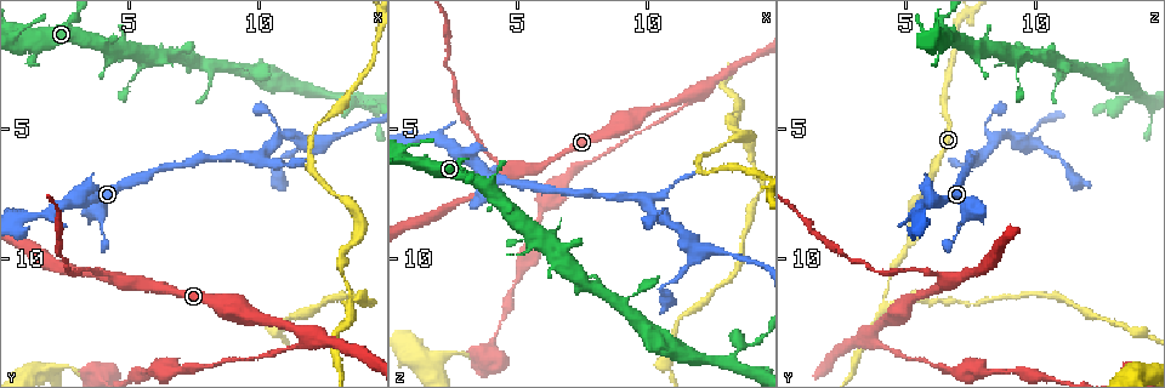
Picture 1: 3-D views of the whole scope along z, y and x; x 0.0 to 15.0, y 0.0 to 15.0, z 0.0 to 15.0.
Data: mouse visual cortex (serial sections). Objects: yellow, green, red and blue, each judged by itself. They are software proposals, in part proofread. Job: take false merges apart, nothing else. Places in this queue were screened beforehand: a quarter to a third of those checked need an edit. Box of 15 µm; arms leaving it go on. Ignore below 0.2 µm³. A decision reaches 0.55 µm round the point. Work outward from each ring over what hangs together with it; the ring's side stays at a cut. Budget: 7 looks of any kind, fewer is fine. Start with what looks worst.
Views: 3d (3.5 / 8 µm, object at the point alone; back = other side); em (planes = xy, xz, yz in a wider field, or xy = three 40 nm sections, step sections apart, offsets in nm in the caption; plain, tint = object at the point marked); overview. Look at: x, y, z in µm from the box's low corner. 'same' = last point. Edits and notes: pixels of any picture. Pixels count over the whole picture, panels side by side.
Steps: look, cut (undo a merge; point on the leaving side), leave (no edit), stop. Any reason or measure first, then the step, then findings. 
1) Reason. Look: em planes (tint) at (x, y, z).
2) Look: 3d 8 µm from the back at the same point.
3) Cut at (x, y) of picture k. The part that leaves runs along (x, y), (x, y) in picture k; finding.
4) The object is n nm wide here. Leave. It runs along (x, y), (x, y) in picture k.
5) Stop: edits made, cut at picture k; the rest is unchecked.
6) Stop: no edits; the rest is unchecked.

Narrows sharply. Look: 3d 3.5 µm at (13.5, 11.9, 4.2).

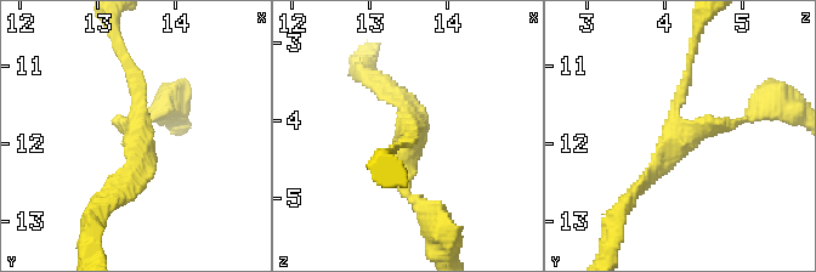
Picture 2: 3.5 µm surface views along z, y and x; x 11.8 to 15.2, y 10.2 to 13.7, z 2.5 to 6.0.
3 arms meet here; the arms are 150, 150, 200 nm wide; need the tissue. Look: em planes (tint) at (13.50, 11.80, 4.20).

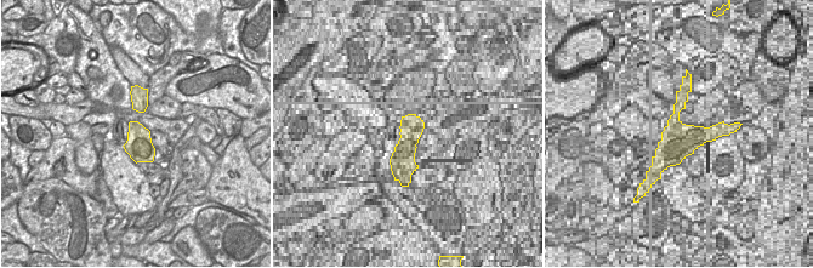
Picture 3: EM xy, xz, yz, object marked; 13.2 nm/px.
Leave. All the same cell.

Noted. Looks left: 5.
Calibre changes. Look: 3d 3.5 µm at (4.6, 10.8, 6.8).

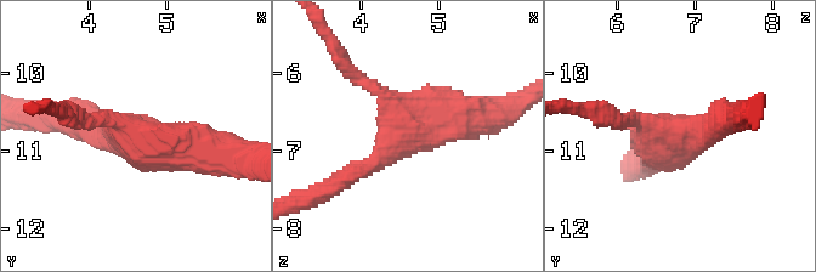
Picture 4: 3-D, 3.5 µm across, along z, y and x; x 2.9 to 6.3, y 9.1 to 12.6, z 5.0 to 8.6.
3 arms meet here; the arms are 200, 250, 450 nm wide; now the EM. Look: em xy step 2 (tint) at (4.55, 10.80, 6.80).

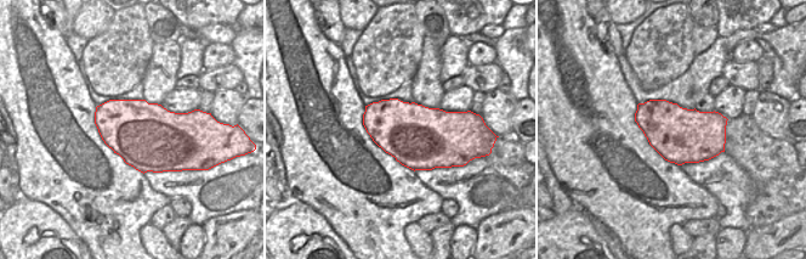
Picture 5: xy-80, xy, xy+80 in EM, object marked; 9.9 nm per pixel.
Leave. It runs along (499, 109), (418, 118), (358, 171) in picture 4; all the same cell.

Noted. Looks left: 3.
Side arm on a straight run. Look: 3d 8 µm at (11.7, 13.1, 3.8).

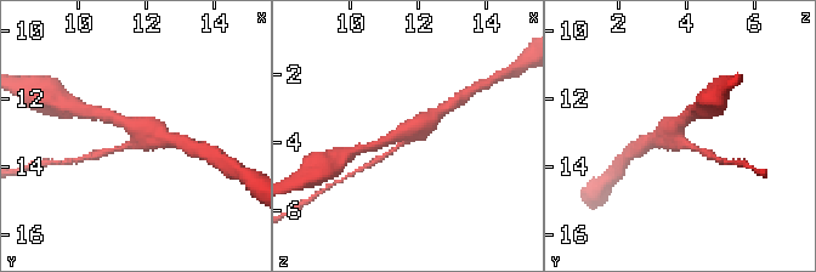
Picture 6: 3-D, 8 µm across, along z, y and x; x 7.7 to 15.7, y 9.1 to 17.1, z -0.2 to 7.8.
Zoom in. Look: 3d 3.5 µm at (11.7, 13.0, 3.7).

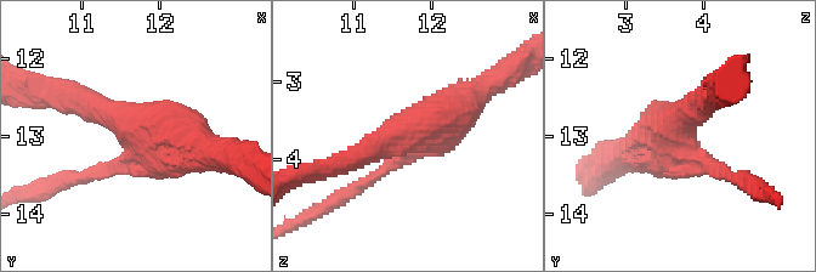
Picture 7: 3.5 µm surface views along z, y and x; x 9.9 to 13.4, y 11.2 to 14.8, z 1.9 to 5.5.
3 arms meet here; the arms are 150, 300, 600 nm wide. Look: em xy step 2 (tint) at (11.70, 12.95, 3.70).

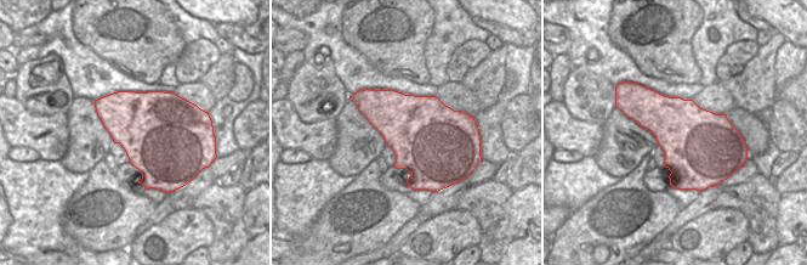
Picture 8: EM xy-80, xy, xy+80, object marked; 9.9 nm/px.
Leave. It runs along (704, 97), (680, 139), (726, 175) in picture 7; all the same cell.

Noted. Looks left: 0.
Stop: no edits; the rest is unchecked.

